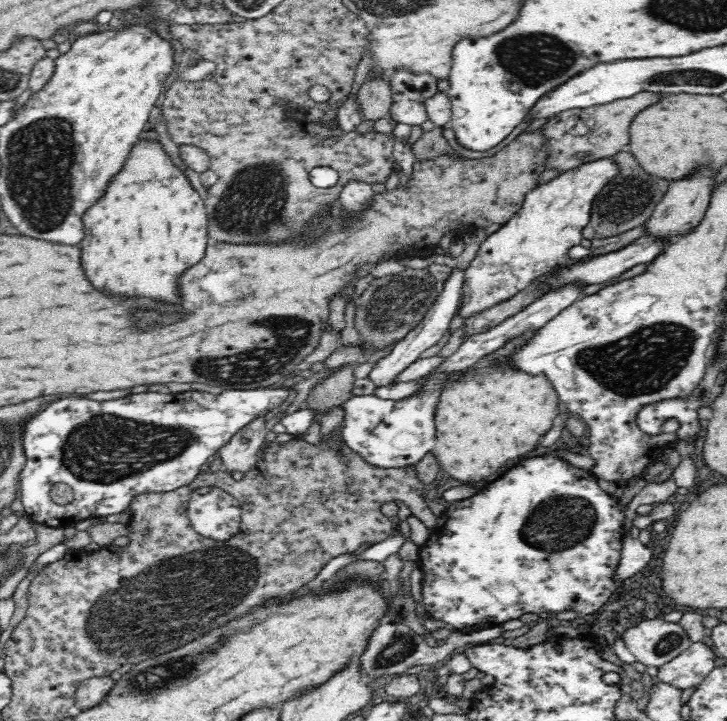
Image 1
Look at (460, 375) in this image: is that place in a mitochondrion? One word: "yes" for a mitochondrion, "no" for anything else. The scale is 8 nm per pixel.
no

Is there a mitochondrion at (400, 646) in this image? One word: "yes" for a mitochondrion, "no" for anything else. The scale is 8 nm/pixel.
yes

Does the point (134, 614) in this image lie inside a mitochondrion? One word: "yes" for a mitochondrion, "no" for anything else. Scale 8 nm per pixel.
yes

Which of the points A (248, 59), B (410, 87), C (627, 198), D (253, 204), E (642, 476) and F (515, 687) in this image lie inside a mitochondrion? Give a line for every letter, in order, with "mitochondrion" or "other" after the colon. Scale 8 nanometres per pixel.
A: other
B: other
C: mitochondrion
D: mitochondrion
E: other
F: other

